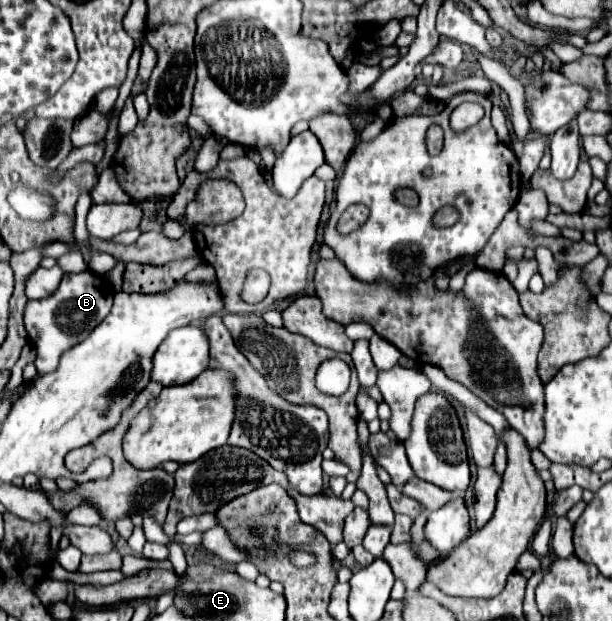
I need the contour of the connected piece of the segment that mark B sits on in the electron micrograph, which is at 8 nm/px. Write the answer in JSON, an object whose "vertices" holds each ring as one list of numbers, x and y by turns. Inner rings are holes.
{"vertices":[[81,271,81,273,67,273,63,275,57,291,45,299,27,301,23,311,25,329,29,335,29,341,33,343,37,351,35,367,39,375,51,373,57,369,59,355,67,349,81,343,109,313,113,303,113,289,111,285,93,271]]}

